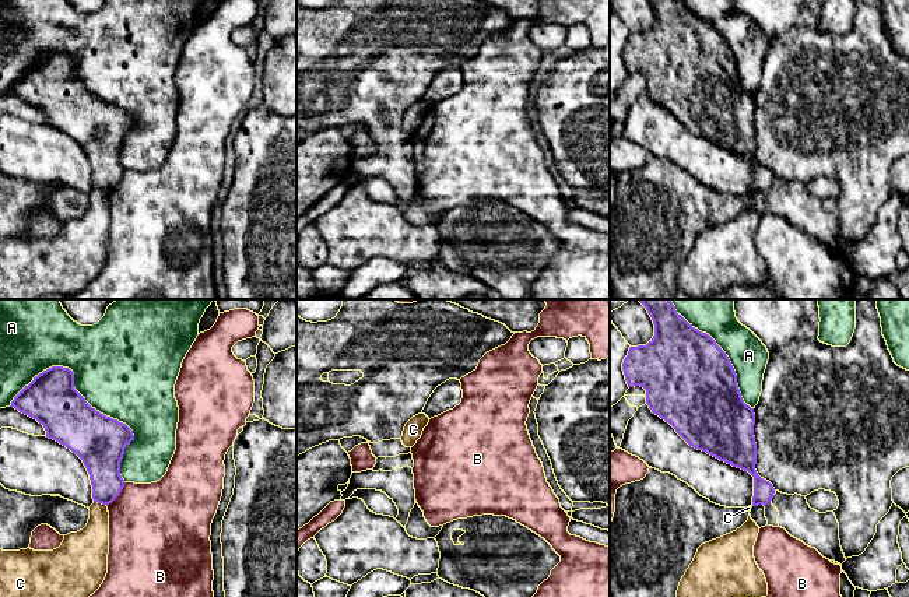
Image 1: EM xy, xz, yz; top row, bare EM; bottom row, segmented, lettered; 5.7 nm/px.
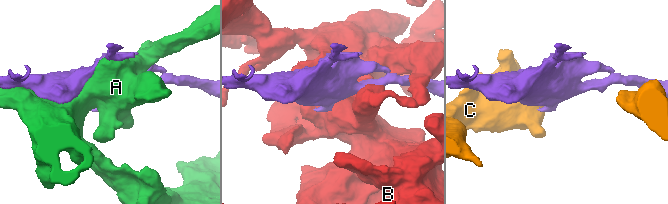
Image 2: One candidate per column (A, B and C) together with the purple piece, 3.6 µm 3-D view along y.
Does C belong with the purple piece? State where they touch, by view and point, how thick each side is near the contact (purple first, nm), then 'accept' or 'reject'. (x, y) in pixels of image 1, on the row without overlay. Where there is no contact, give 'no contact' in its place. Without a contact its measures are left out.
xy (101, 189) | 220/200 nm | reject

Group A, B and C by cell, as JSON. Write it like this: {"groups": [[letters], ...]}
{"groups": [["A"], ["B"], ["C"]]}

